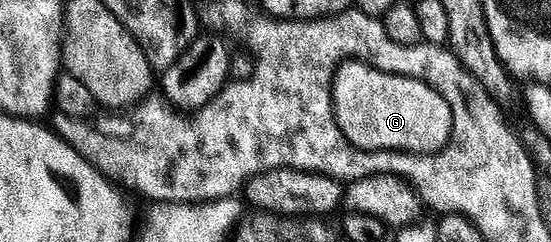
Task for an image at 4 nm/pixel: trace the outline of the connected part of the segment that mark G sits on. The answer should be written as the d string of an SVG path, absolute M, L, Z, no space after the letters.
M348 60L336 71L332 95L338 127L351 144L363 151L435 155L452 137L452 107L420 79L401 77L362 60Z

